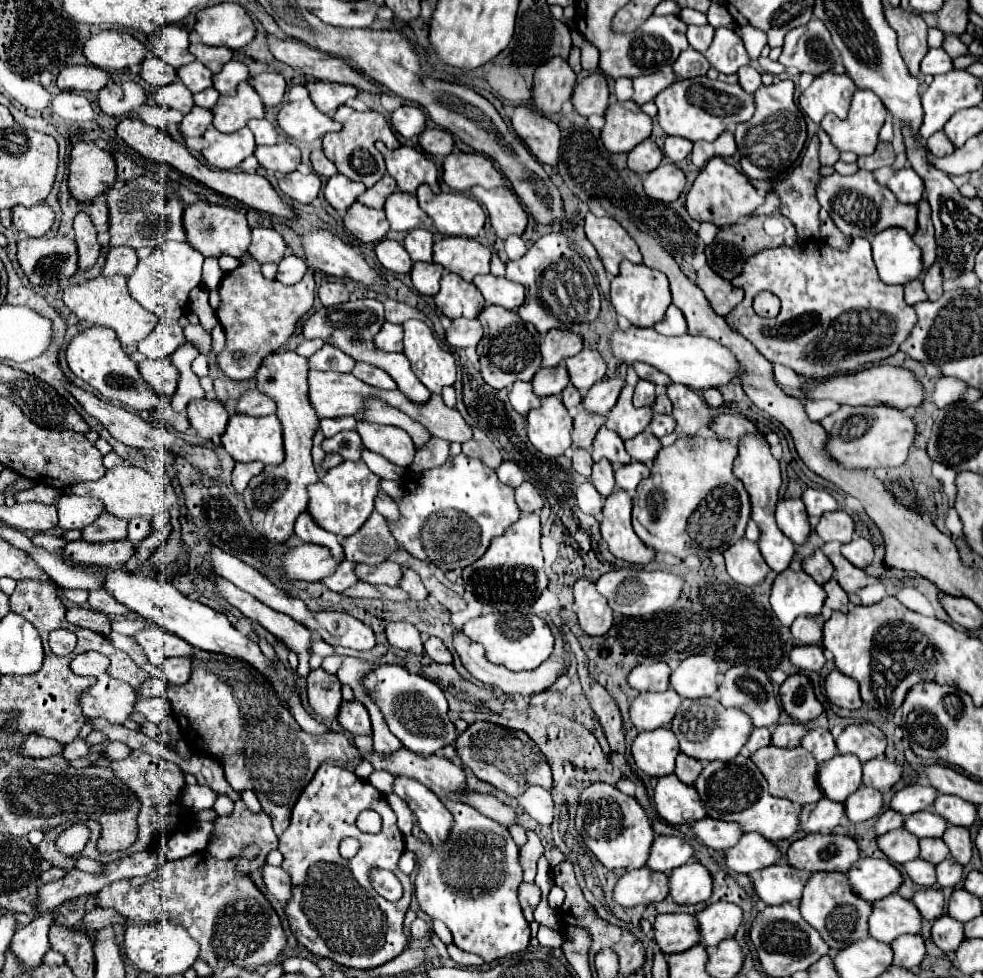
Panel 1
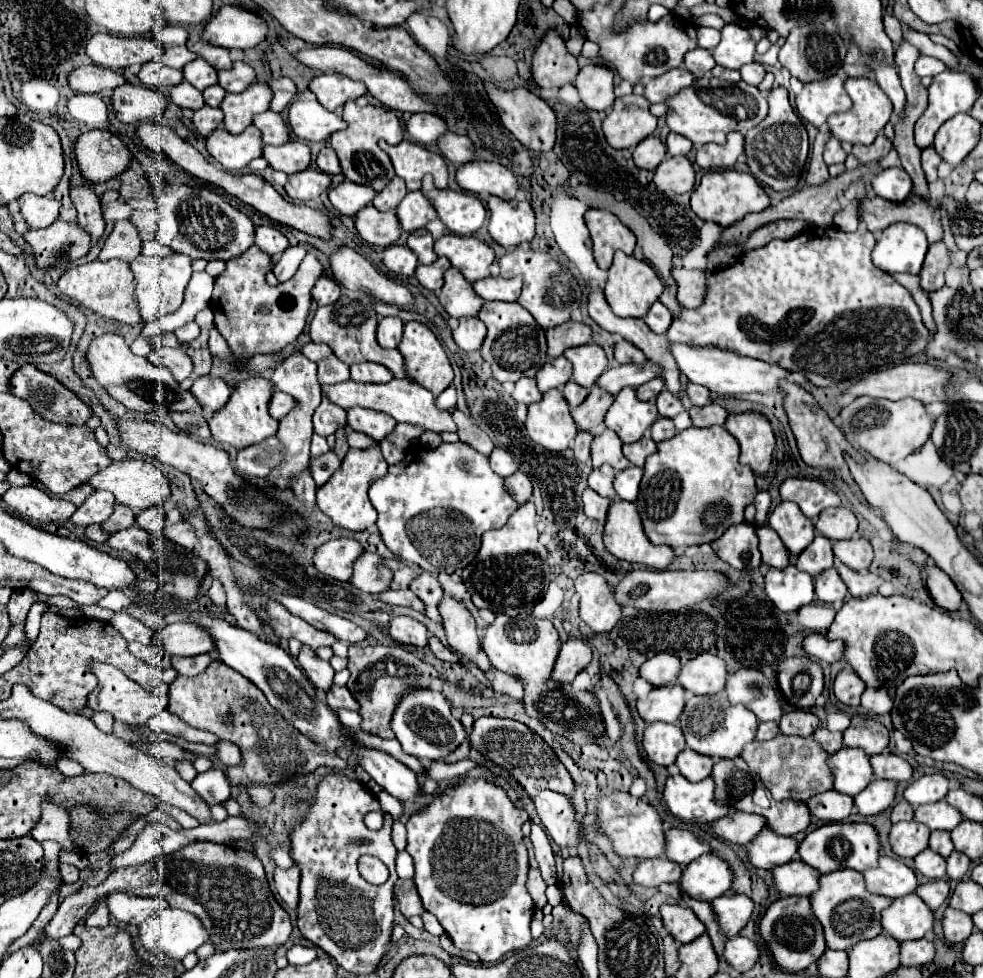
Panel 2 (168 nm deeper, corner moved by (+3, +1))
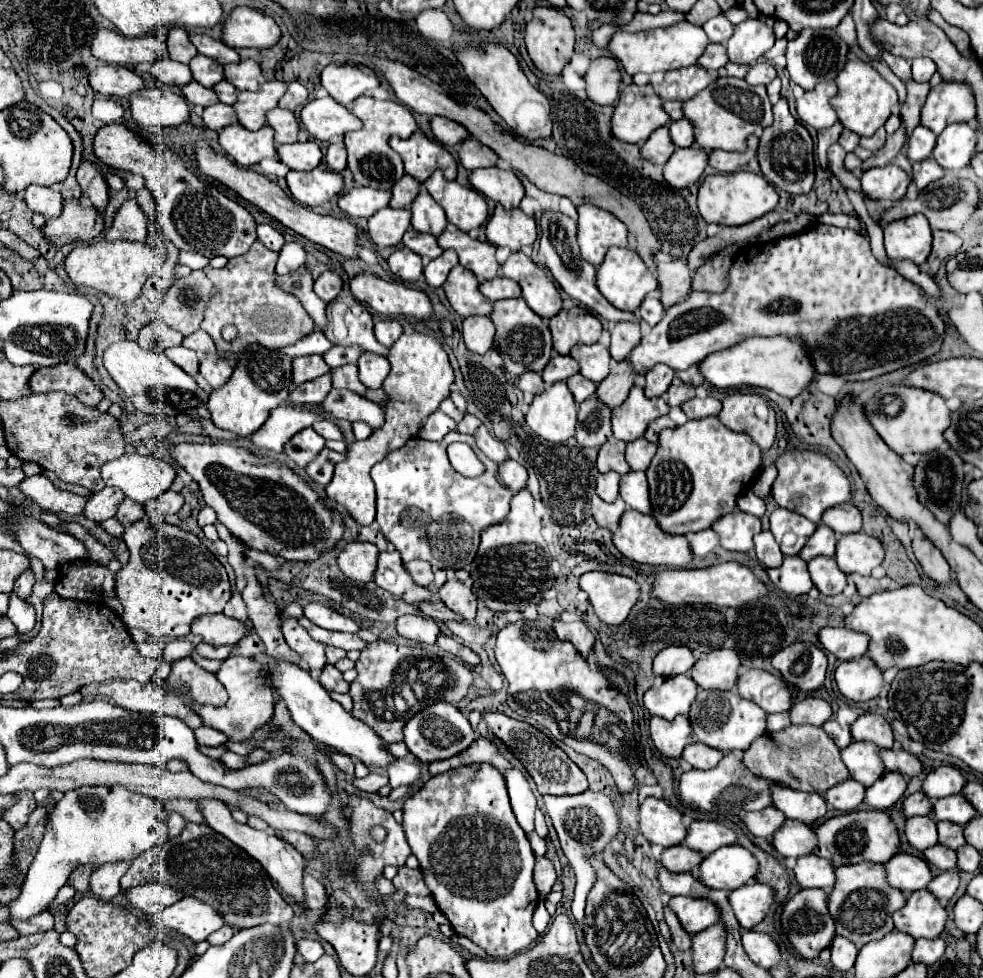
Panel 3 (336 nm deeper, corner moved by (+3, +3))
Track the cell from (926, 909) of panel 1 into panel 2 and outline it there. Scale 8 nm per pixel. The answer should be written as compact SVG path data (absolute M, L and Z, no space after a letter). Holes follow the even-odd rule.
M940 879L940 881L930 881L930 883L920 885L920 887L916 889L916 895L918 895L932 911L936 911L936 909L946 901L948 893L950 893L950 885L948 885L948 881L944 881L944 879Z

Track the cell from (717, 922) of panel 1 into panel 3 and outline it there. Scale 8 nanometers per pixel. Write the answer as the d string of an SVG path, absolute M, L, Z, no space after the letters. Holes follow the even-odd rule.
M752 881L730 893L730 905L740 925L744 929L752 929L766 917L774 903L774 897L776 893L770 885Z

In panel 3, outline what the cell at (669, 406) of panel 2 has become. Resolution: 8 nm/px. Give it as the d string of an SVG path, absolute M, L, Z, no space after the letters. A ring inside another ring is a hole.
M678 377L674 379L674 383L668 389L668 405L670 407L678 407L684 401L688 401L690 397L694 397L694 385L690 383L682 383Z

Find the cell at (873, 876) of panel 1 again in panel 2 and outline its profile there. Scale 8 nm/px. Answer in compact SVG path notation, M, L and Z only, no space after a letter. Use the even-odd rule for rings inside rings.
M880 857L878 865L870 867L862 875L868 891L890 897L890 899L904 897L918 887L914 871L902 861L892 857Z

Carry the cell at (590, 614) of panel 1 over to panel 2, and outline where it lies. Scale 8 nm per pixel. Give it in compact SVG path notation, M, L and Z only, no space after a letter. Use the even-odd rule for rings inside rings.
M582 573L576 579L580 595L580 619L594 631L610 631L620 619L620 605L614 601L610 585L598 573Z

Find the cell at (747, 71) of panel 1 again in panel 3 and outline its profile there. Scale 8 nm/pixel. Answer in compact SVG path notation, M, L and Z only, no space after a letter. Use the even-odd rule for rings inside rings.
M756 63L750 67L746 81L750 85L768 85L776 77L776 69L770 63Z

